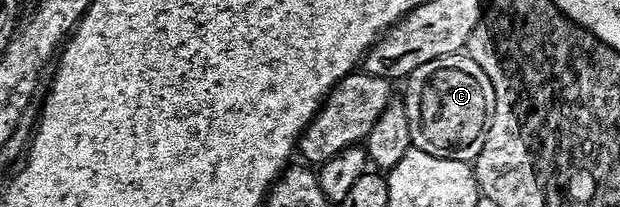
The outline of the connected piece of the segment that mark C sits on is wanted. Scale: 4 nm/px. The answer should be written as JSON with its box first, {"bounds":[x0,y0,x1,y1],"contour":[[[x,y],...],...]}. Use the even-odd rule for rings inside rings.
{"bounds":[402,51,494,161],"contour":[[[458,51],[418,66],[406,78],[404,86],[402,99],[410,122],[412,147],[438,158],[475,161],[494,118],[494,86],[490,86],[486,70],[474,58]]]}

